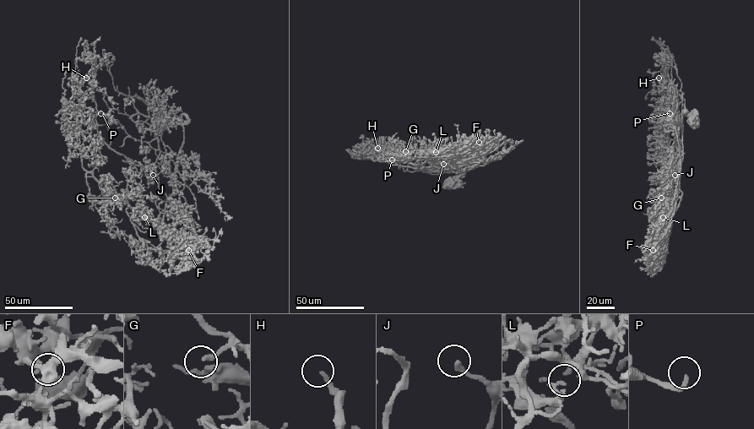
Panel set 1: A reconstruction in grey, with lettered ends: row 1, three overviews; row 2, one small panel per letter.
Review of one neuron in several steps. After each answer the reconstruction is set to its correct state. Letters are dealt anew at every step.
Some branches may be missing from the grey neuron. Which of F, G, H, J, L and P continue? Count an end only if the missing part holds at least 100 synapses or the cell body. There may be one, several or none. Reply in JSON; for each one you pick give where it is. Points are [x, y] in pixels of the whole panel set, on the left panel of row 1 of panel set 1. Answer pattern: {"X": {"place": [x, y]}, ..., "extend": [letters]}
{"G": {"place": [115, 198]}, "J": {"place": [153, 175]}, "P": {"place": [100, 113]}, "extend": ["G", "J", "P"]}

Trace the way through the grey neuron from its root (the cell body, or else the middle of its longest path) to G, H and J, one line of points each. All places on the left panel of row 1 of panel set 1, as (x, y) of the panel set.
G: (162, 117), (170, 111), (158, 135), (157, 160), (127, 171), (126, 196), (105, 187), (115, 198)
H: (162, 117), (170, 111), (158, 135), (157, 160), (148, 168), (135, 165), (98, 133), (93, 85), (86, 78)
J: (162, 117), (170, 111), (161, 131), (147, 143), (168, 167), (155, 176), (153, 175)

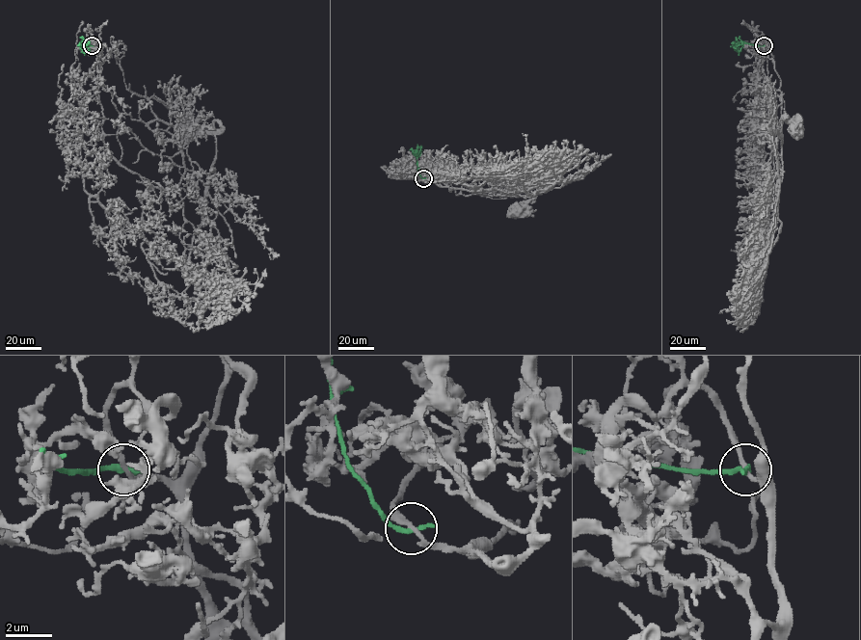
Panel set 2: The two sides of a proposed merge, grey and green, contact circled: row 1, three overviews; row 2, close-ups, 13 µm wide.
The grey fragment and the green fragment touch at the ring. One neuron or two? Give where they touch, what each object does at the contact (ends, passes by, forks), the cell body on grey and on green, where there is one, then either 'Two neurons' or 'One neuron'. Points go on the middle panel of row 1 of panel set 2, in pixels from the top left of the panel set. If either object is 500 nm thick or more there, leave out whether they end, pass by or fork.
Place: (423, 178). At the ring grey passes by. At the ring green ends. Soma of grey: (520, 211). Soma of green: none. Two neurons

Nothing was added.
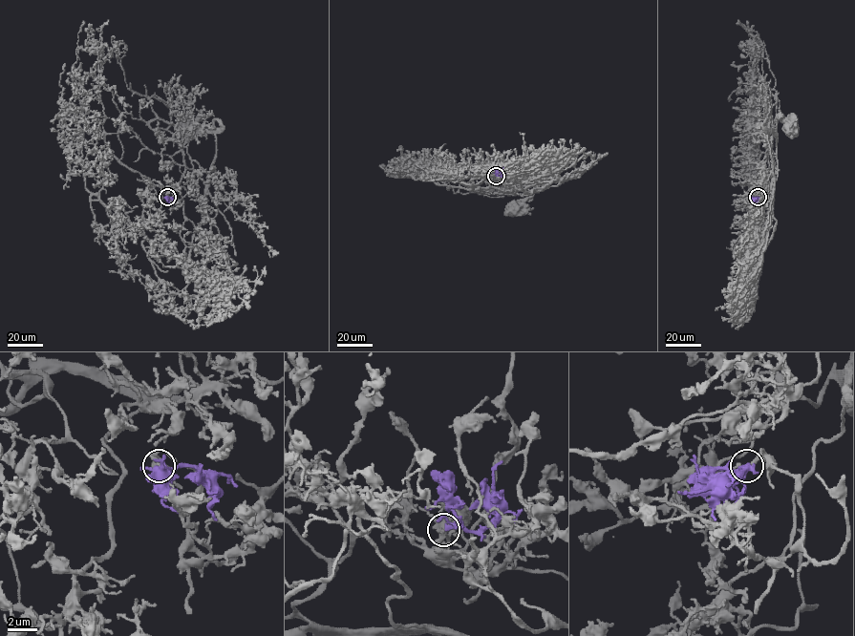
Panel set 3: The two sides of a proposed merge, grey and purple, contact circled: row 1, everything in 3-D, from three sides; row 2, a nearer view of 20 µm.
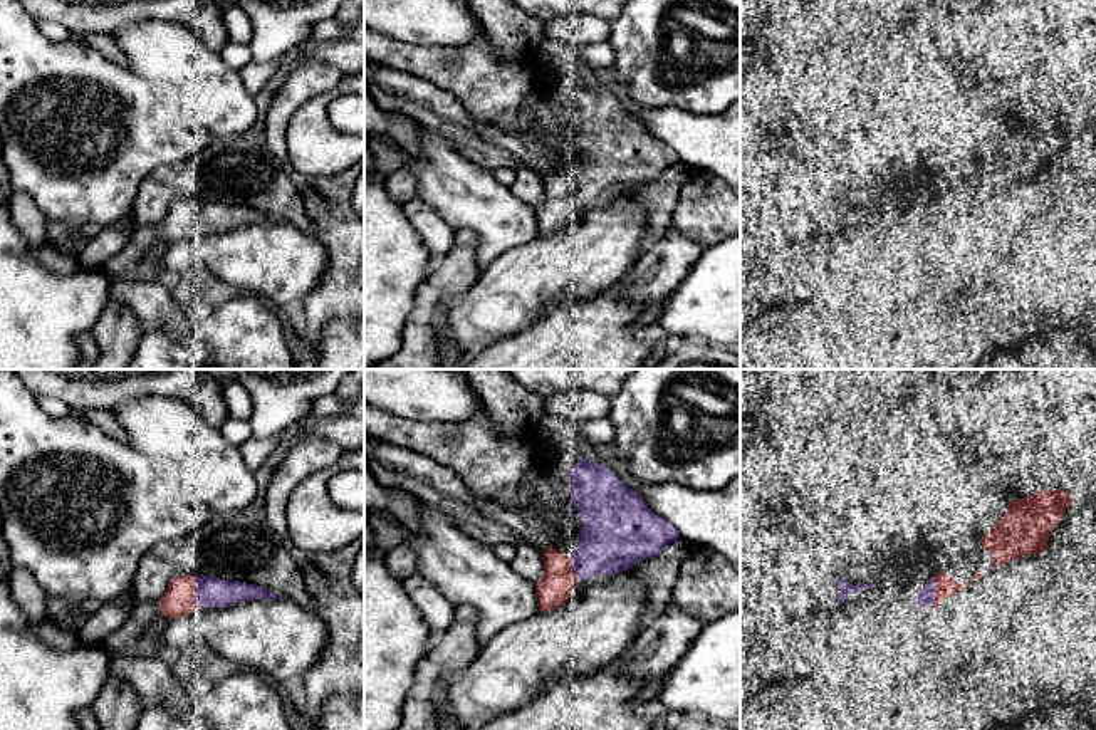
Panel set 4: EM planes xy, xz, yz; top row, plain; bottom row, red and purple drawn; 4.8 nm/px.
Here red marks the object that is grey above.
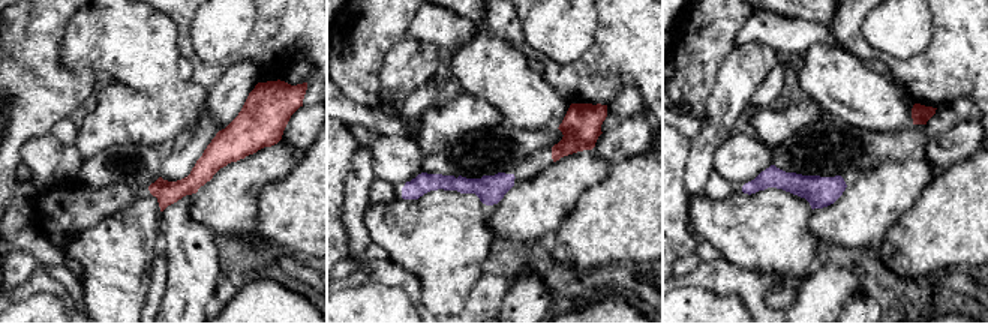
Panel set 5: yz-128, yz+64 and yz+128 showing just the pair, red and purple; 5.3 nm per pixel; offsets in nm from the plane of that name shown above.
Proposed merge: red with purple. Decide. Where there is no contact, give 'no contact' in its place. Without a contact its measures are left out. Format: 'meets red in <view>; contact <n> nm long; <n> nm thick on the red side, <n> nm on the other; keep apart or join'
meets red in xy; contact 140 nm long; 150 nm thick on the red side, 140 nm on the other; join

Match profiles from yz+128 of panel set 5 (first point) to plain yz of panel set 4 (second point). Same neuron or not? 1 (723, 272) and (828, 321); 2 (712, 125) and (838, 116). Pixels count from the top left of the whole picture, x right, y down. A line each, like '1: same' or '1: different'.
1: same
2: different

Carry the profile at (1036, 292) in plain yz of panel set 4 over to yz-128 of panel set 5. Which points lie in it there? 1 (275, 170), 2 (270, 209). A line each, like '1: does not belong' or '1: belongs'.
1: does not belong
2: belongs

